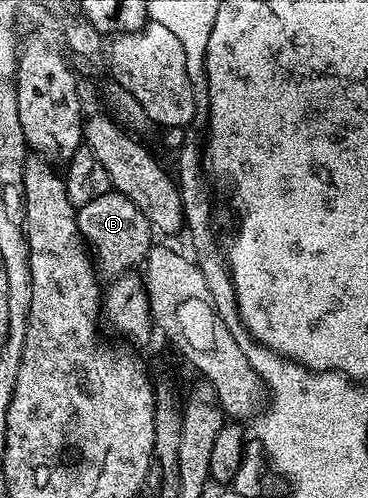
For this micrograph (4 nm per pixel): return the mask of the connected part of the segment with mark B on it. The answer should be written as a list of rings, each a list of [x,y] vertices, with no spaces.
[[[116,191],[99,195],[77,209],[77,231],[82,242],[91,250],[95,268],[102,278],[116,279],[130,272],[136,266],[133,265],[136,261],[137,264],[144,262],[155,244],[155,230],[147,215],[143,215],[143,211],[139,211],[131,199]]]

